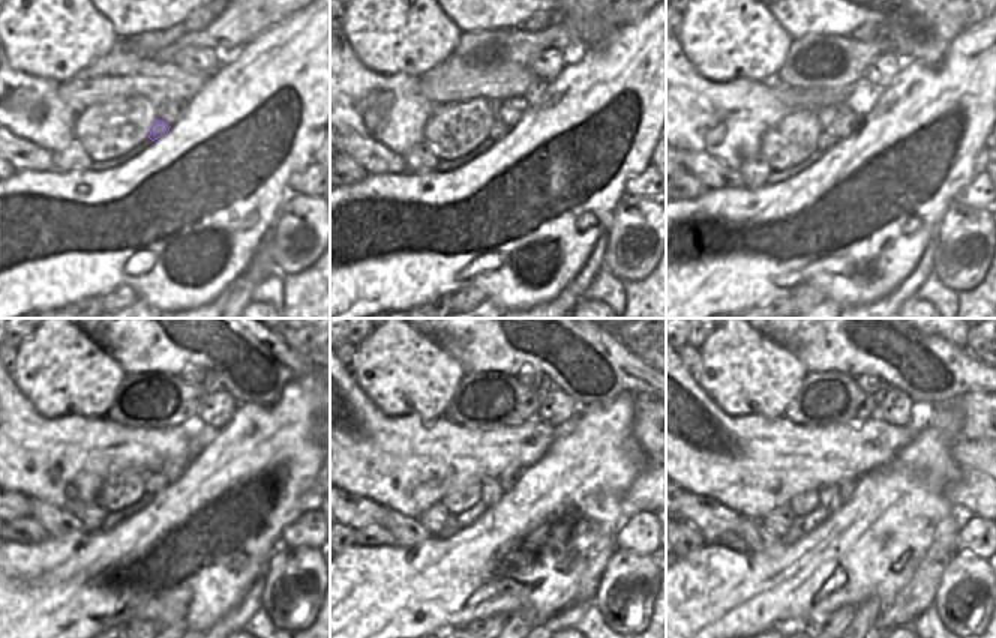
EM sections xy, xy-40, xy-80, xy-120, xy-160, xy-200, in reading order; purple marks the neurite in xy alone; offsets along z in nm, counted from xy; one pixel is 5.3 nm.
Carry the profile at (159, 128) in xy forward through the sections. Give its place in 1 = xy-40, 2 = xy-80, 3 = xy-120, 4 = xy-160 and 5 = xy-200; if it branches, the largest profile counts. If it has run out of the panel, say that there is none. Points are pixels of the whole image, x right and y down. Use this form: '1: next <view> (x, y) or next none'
1: next xy-40 (497, 131)
2: next xy-80 (825, 140)
3: next xy-120 (155, 484)
4: next xy-160 (491, 491)
5: next xy-200 (830, 500)

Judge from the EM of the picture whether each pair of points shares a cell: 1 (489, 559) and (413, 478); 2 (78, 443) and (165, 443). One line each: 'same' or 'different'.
1: different
2: same

